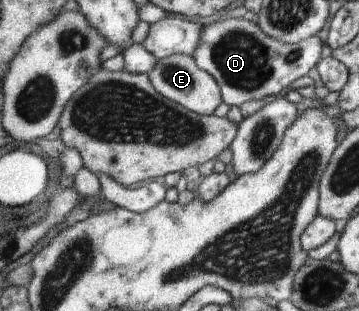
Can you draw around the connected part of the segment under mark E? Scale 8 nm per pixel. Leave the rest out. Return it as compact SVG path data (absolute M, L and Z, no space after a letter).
M173 55L160 59L157 66L148 75L158 91L190 111L196 112L196 114L215 114L219 104L224 102L219 83L214 80L207 70L202 69L197 64L193 55Z

